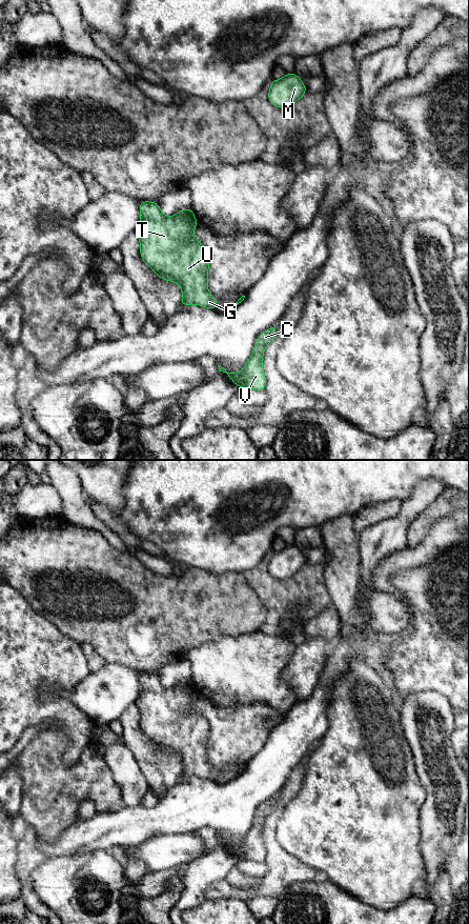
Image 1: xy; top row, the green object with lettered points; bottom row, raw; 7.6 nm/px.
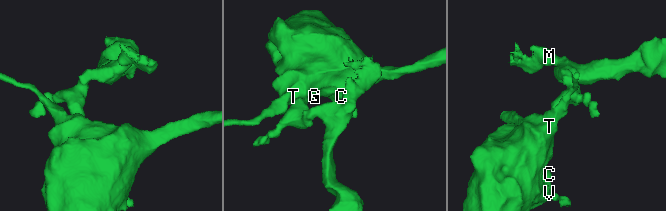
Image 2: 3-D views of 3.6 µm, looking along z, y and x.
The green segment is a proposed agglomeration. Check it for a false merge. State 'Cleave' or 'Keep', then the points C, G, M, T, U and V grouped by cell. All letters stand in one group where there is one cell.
Cleave. Groups: C G T U V / M

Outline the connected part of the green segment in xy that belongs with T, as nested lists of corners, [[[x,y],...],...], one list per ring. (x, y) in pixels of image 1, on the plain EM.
[[[140,672],[140,685],[141,692],[135,704],[141,715],[142,731],[155,742],[158,748],[181,757],[182,774],[180,778],[198,776],[216,782],[218,772],[207,760],[208,721],[192,706],[197,699],[197,690],[178,686],[166,688],[161,684],[158,674],[147,672]]]

